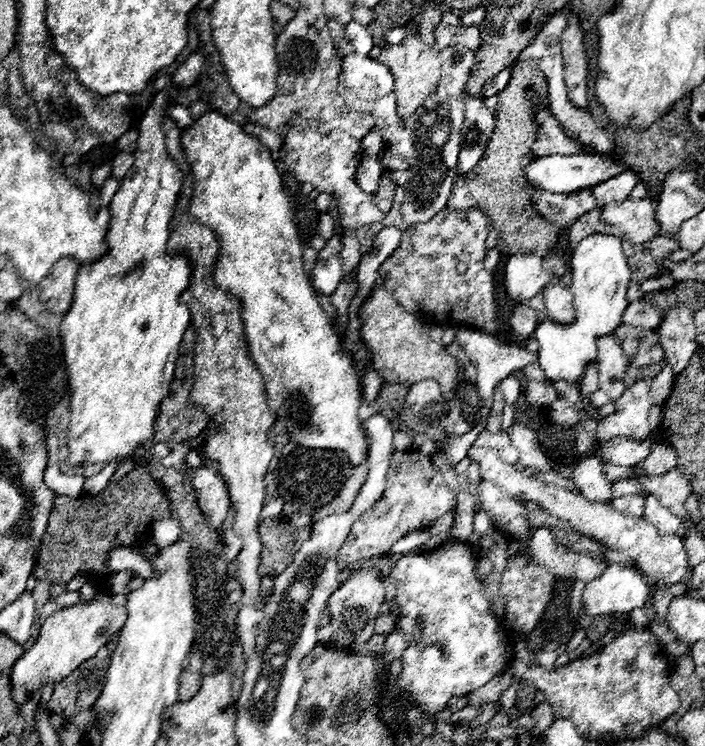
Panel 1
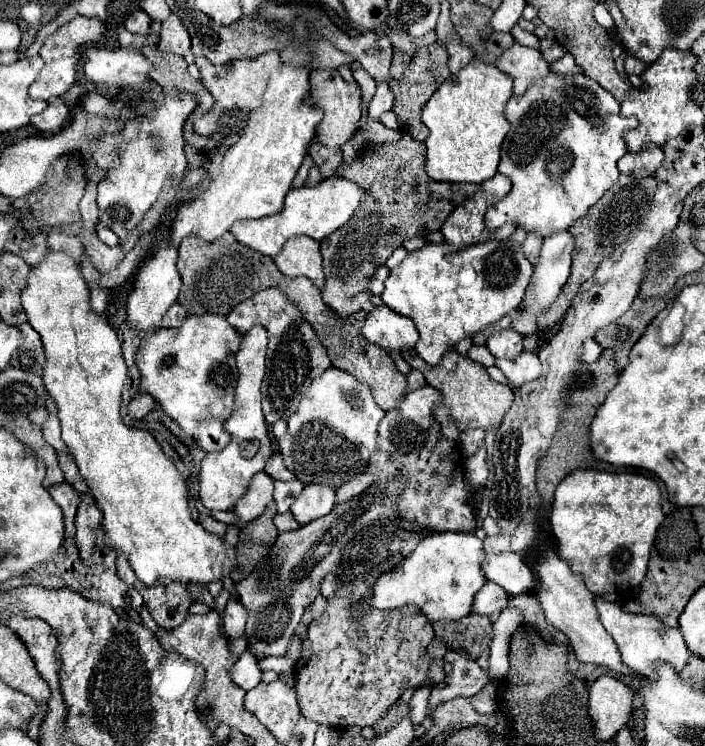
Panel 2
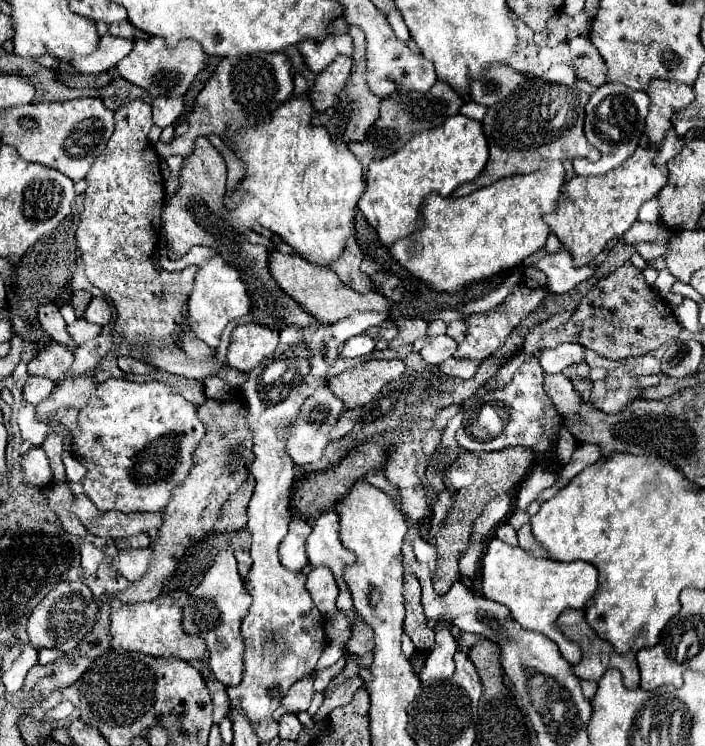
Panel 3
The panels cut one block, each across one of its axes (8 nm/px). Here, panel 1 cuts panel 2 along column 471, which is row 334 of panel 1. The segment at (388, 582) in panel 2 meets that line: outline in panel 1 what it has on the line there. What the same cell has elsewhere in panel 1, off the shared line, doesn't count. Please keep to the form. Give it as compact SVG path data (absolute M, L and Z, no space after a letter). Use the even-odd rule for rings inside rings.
M592 234L576 246L576 256L570 260L574 292L574 310L576 320L572 324L556 324L550 318L544 318L534 330L534 338L540 344L538 364L546 374L548 382L564 380L568 384L582 384L584 368L598 360L596 340L600 336L610 336L622 324L622 314L628 306L626 292L630 284L630 268L622 252L622 240L606 234Z

